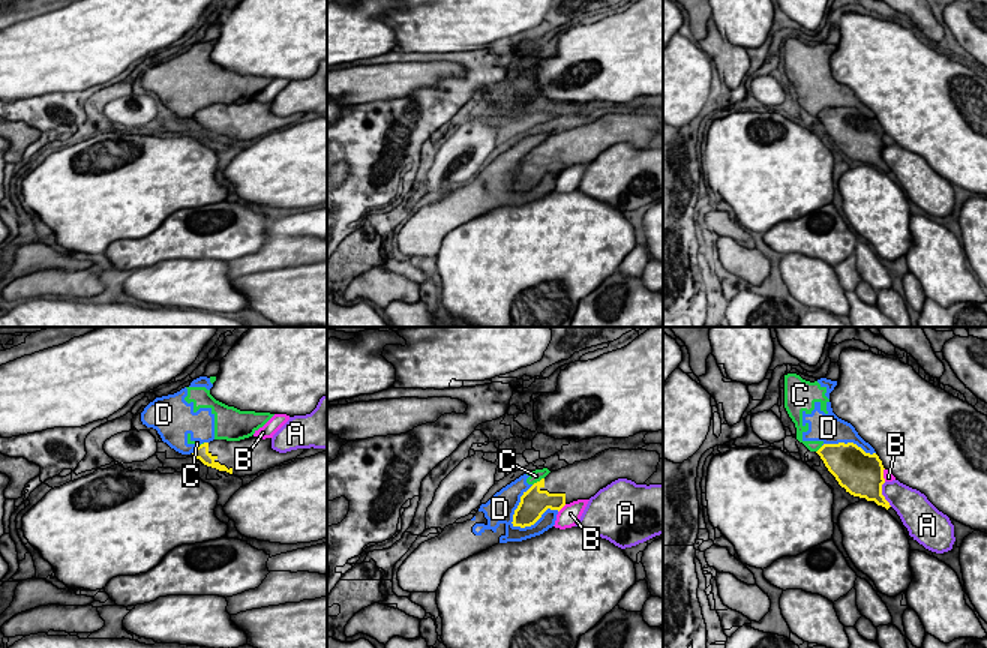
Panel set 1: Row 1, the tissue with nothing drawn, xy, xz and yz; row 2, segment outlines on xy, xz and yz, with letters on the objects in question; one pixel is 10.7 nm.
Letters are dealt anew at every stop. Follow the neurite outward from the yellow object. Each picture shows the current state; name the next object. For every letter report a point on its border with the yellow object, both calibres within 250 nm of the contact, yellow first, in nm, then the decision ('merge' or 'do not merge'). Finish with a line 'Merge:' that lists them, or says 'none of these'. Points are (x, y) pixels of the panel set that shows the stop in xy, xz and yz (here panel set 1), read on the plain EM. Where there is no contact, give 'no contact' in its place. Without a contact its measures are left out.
A: meets yellow in yz at (881, 158); 420 nm thick on the yellow side, 300 nm on the other; do not merge
B: meets yellow in xz at (561, 171); 240 nm thick on the yellow side, 220 nm on the other; do not merge
C: meets yellow in xz at (537, 146); 300 nm thick on the yellow side, 130 nm on the other; do not merge
D: meets yellow in xz at (534, 186); 300 nm thick on the yellow side, 160 nm on the other; do not merge
Merge: none of these

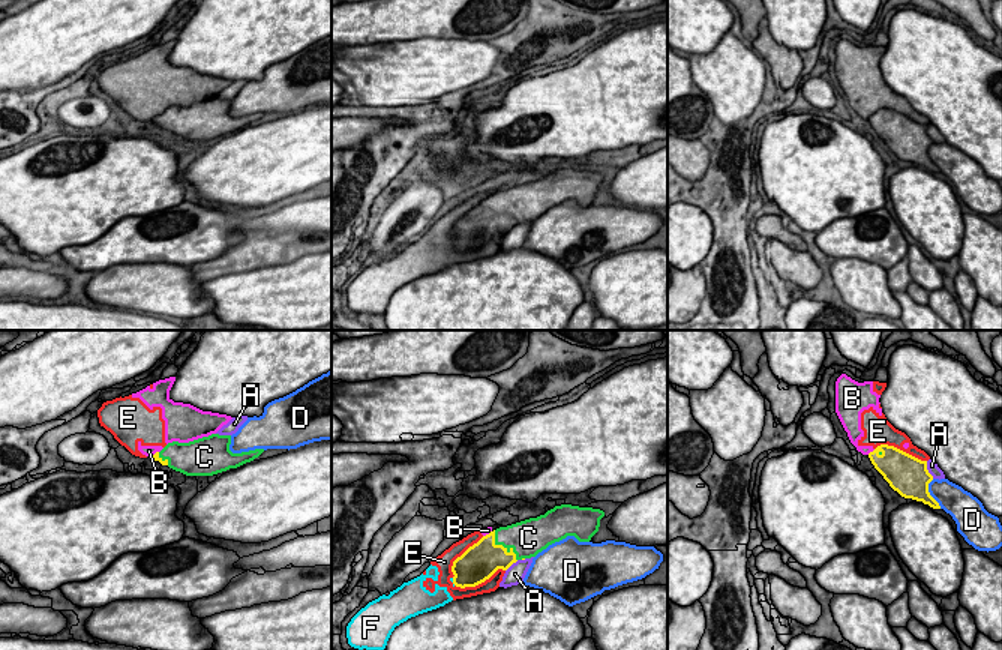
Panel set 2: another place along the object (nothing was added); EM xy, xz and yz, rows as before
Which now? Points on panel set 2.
A: meets yellow in yz at (927, 134); 420 nm thick on the yellow side, 120 nm on the other; do not merge
B: meets yellow in yz at (870, 116); 300 nm thick on the yellow side, 140 nm on the other; do not merge
C: meets yellow in xz at (501, 209); 380 nm thick on the yellow side, 320 nm on the other; merge
D: meets yellow in yz at (929, 158); 400 nm thick on the yellow side, 300 nm on the other; do not merge
E: meets yellow in xz at (477, 248); 380 nm thick on the yellow side, 140 nm on the other; do not merge
F: meets yellow in xz at (453, 245); 360 nm thick on the yellow side, 30 nm on the other; do not merge
Merge: C

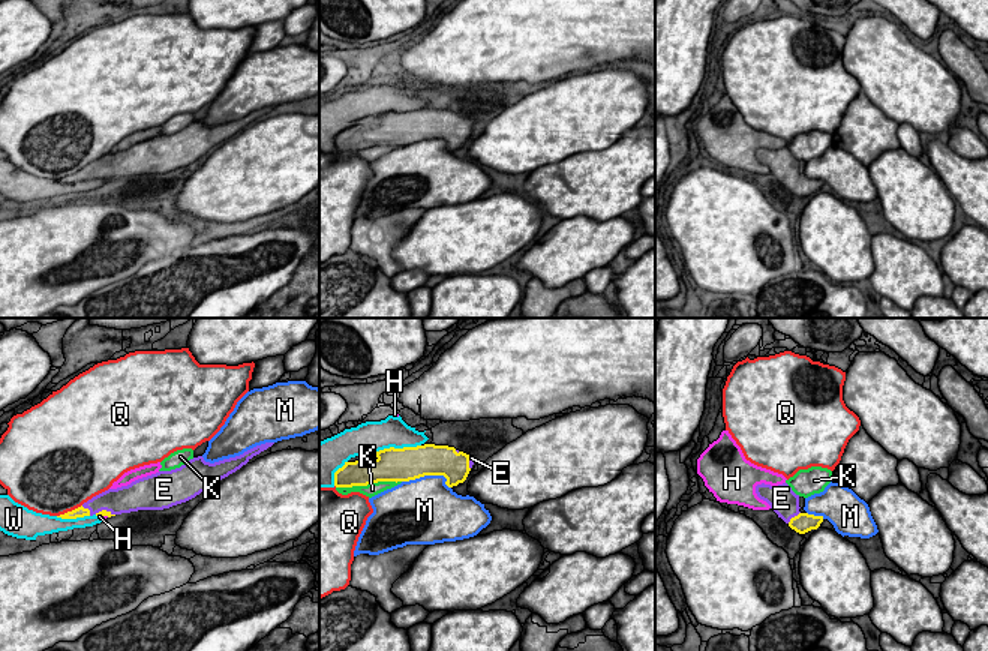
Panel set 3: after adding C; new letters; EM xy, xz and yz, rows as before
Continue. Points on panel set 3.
E: meets yellow in yz at (795, 180); 220 nm thick on the yellow side, 300 nm on the other; merge
H: meets yellow in xy at (104, 179); 60 nm thick on the yellow side, 30 nm on the other; do not merge
K: meets yellow in xz at (368, 147); 280 nm thick on the yellow side, 130 nm on the other; do not merge
M: meets yellow in xz at (429, 138); 360 nm thick on the yellow side, 460 nm on the other; do not merge
Q: meets yellow in xy at (69, 176); 120 nm thick on the yellow side, 480 nm on the other; do not merge
W: meets yellow in xz at (398, 113); 360 nm thick on the yellow side, 320 nm on the other; do not merge
Merge: E

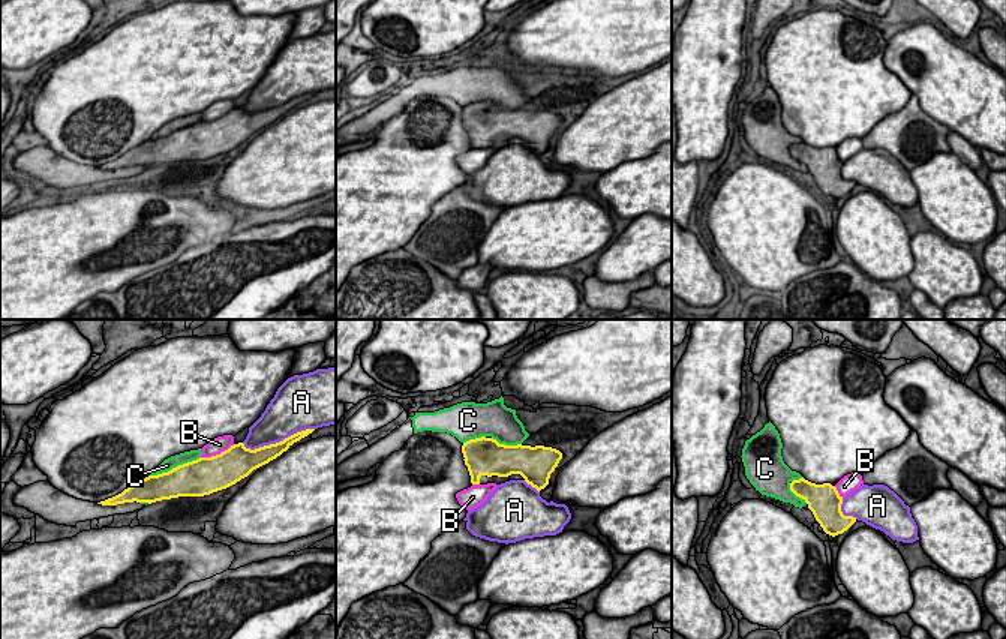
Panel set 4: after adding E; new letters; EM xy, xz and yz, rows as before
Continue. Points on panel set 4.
A: meets yellow in xy at (278, 107); 190 nm thick on the yellow side, 400 nm on the other; do not merge
B: meets yellow in xy at (216, 119); 380 nm thick on the yellow side, 170 nm on the other; do not merge
C: meets yellow in xy at (176, 131); 380 nm thick on the yellow side, 130 nm on the other; do not merge
Merge: none of these

